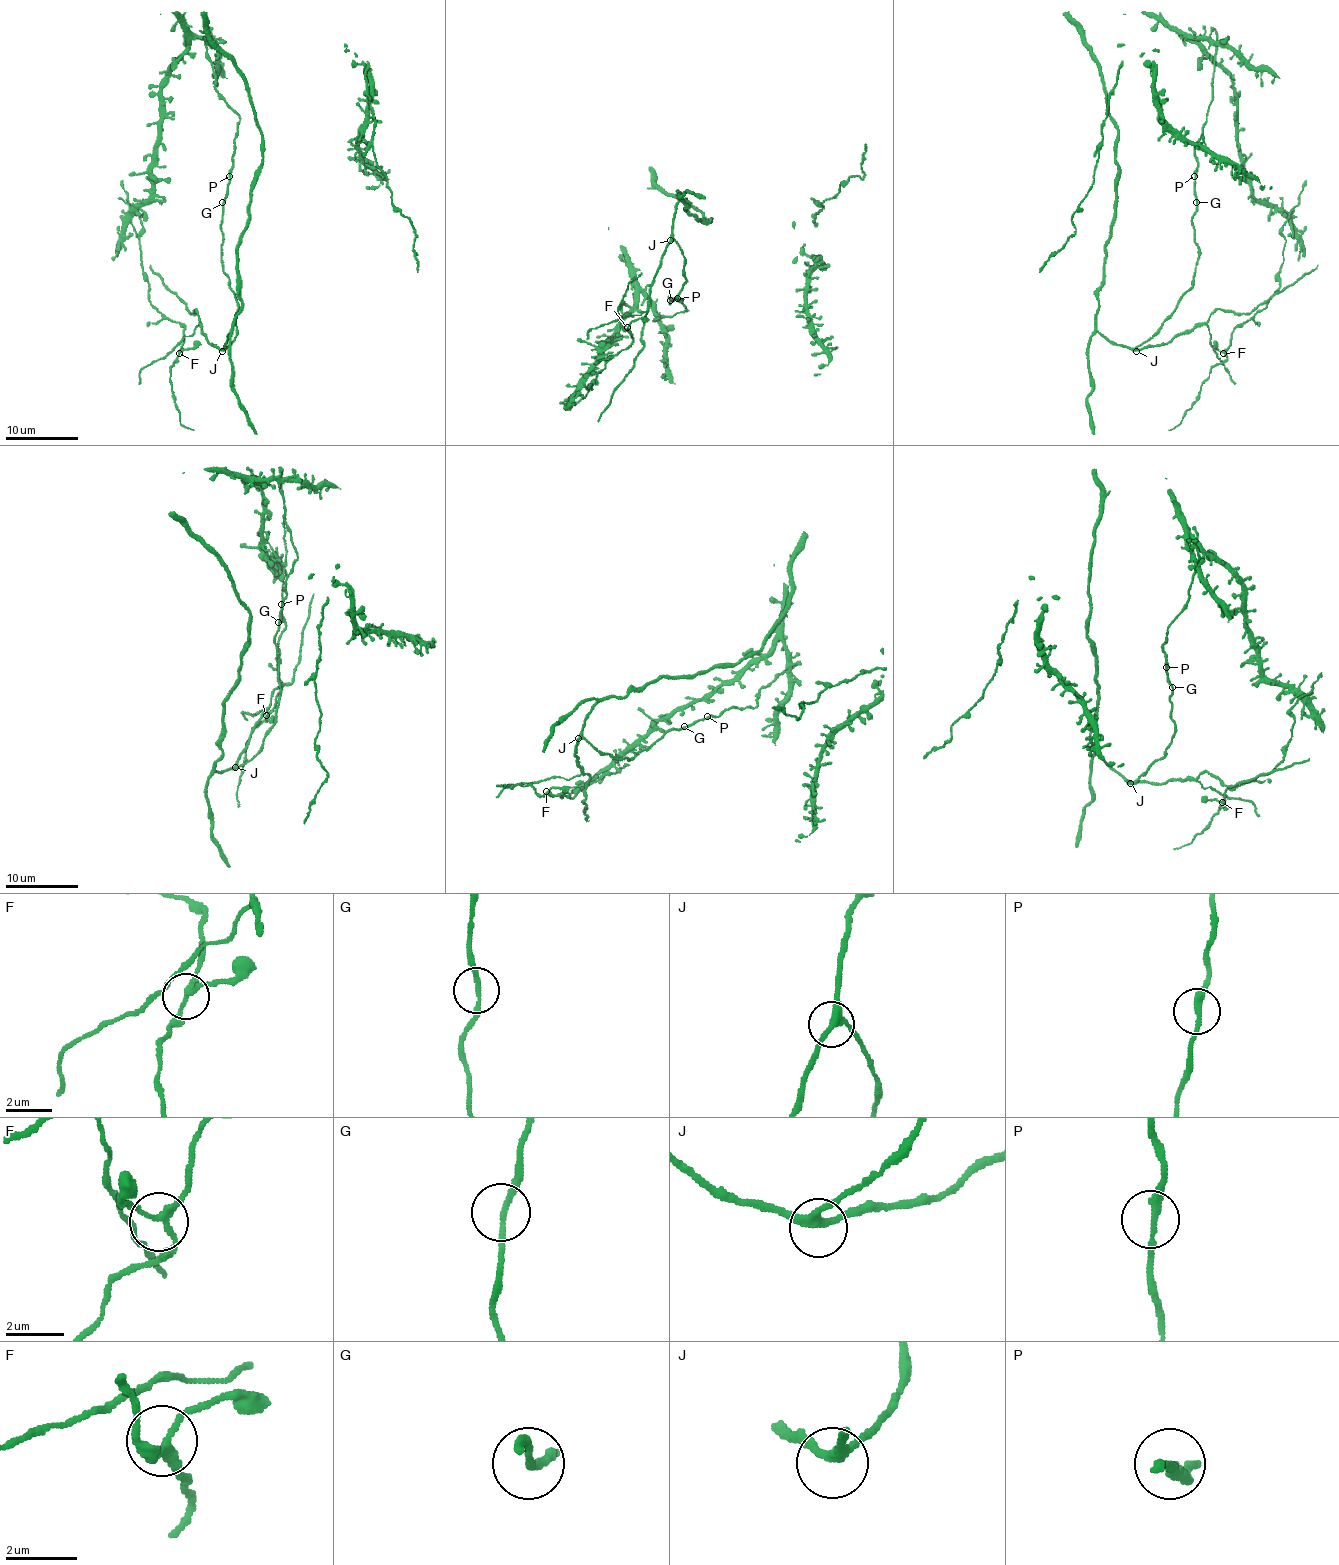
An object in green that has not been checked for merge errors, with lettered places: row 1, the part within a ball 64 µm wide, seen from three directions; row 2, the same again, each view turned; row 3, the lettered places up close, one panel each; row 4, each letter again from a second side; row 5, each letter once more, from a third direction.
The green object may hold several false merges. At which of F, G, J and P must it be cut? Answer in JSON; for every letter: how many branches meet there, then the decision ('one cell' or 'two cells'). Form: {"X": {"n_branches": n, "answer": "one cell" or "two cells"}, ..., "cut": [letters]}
{"F": {"n_branches": 3, "answer": "one cell"}, "G": {"n_branches": 2, "answer": "one cell"}, "J": {"n_branches": 3, "answer": "one cell"}, "P": {"n_branches": 2, "answer": "one cell"}, "cut": []}

